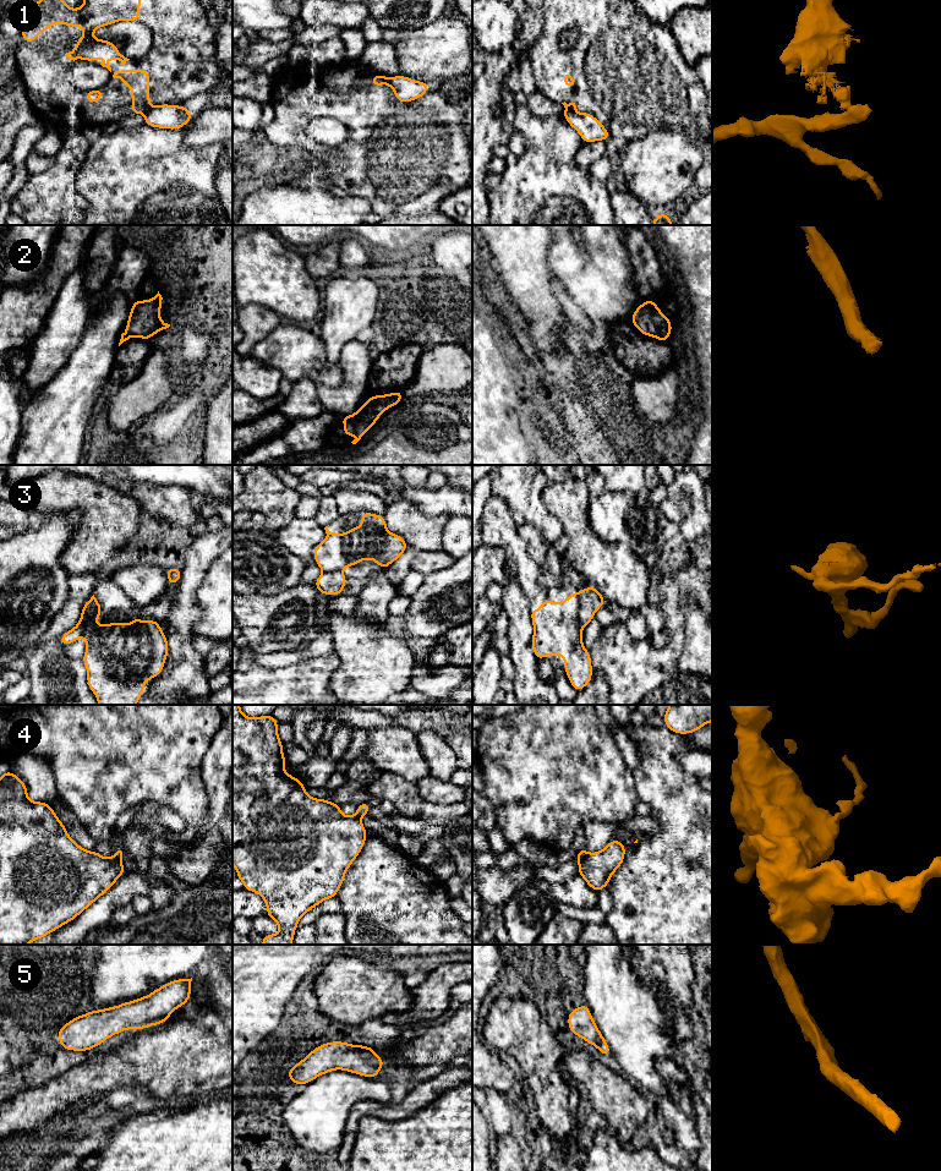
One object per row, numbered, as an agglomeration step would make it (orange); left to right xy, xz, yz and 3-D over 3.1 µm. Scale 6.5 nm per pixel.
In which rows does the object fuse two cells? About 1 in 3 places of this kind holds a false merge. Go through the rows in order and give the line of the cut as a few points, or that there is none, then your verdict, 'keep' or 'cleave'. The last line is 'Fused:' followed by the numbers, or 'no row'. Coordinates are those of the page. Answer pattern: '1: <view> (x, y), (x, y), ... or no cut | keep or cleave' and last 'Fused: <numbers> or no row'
1: xz (387, 77), (389, 85) | cleave
2: no cut | keep
3: xy (98, 601), (96, 609), (85, 623), (81, 635) | cleave
4: yz (587, 853), (579, 865) | cleave
5: no cut | keep
Fused: 1, 3, 4

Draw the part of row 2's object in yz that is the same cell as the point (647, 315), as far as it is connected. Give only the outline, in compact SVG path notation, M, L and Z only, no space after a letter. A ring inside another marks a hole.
M649 299L642 302L631 314L630 322L645 336L655 336L666 343L672 334L671 318L664 316L657 303Z

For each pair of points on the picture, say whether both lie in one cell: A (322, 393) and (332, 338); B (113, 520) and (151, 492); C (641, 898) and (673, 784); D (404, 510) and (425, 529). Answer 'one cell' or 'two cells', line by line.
A: two cells
B: two cells
C: one cell
D: one cell

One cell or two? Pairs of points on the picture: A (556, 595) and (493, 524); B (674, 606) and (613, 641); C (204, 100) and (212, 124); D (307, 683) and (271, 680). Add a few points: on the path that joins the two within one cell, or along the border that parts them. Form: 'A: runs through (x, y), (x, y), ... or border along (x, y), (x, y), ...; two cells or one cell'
A: runs through (535, 589), (529, 583), (528, 573), (513, 545); one cell
B: runs through (674, 630), (674, 641), (662, 654), (638, 654); one cell
C: border along (209, 105), (204, 107), (195, 116); two cells
D: runs through (299, 683), (279, 683); one cell

